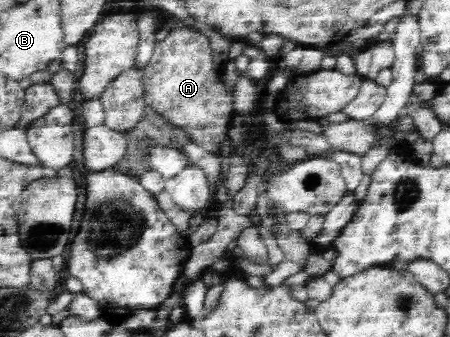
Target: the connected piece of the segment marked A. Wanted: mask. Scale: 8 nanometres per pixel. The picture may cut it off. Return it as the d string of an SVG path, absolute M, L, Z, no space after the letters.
M176 21L169 35L156 43L150 62L144 67L142 85L146 106L183 128L201 148L220 155L235 112L233 95L224 85L222 73L214 67L209 44L207 36Z

